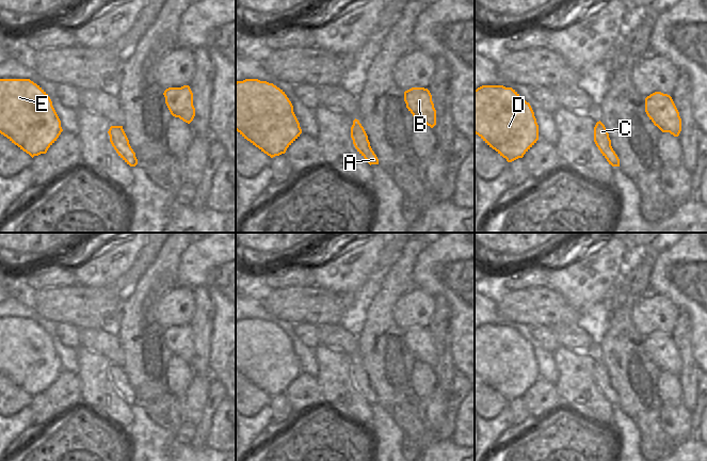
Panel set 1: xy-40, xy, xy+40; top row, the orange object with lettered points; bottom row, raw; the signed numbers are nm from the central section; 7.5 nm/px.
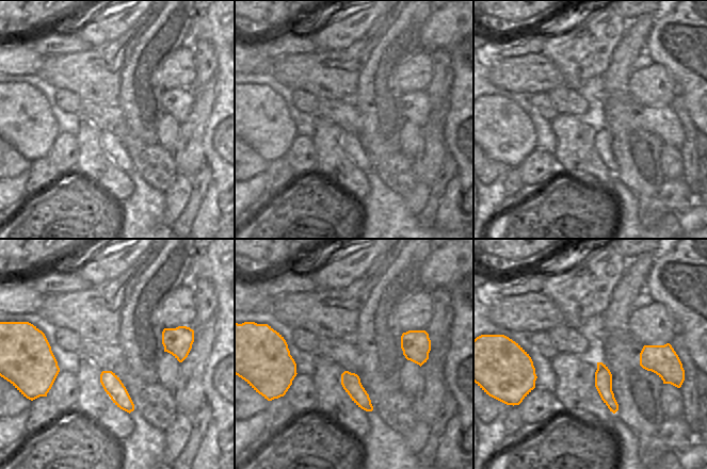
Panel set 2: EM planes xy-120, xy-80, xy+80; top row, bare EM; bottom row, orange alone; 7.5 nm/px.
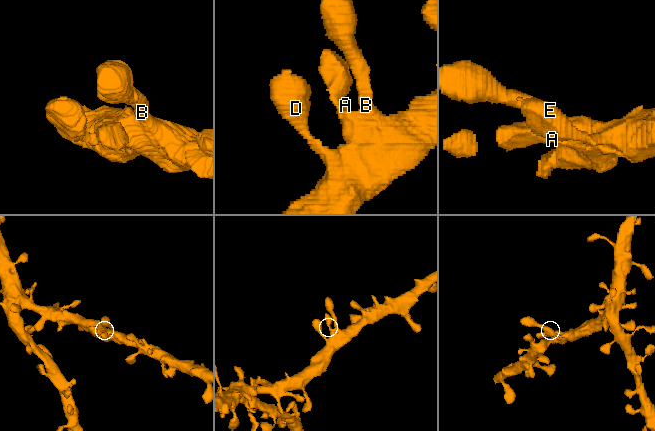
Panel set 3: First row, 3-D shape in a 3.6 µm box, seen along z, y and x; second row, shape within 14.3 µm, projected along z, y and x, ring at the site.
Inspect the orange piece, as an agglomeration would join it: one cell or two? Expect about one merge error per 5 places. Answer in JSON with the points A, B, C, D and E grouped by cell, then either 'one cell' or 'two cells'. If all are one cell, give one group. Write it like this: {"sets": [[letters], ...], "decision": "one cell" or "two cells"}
{"sets": [["A", "B", "C", "D", "E"]], "decision": "one cell"}

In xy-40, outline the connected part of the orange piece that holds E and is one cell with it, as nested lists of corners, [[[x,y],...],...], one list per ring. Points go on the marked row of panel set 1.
[[[0,79],[0,133],[32,158],[46,154],[61,132],[61,121],[48,94],[30,79]]]

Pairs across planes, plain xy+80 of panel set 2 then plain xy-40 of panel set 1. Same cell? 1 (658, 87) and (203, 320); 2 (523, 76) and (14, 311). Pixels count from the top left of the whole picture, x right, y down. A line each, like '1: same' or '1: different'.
1: different
2: different

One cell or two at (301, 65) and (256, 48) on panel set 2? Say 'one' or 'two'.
two

